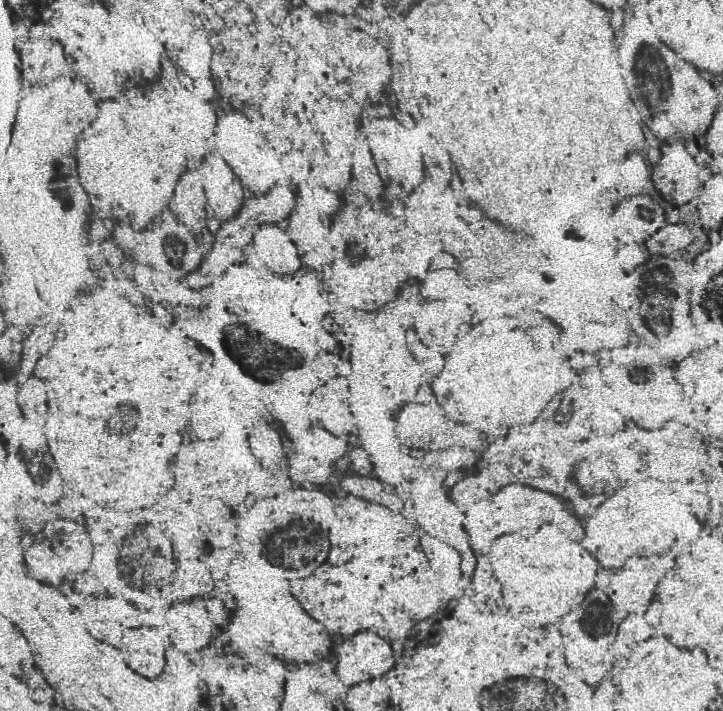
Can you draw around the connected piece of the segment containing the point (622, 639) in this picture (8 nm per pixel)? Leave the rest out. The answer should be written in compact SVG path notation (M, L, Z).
M630 614L620 622L618 636L616 636L616 648L622 656L628 656L632 646L650 638L654 634L654 626L650 626L642 616Z

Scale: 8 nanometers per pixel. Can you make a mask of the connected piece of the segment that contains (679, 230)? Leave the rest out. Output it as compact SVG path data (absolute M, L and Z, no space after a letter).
M666 222L656 234L648 238L648 250L662 256L676 256L674 252L682 252L690 244L692 232L686 224Z

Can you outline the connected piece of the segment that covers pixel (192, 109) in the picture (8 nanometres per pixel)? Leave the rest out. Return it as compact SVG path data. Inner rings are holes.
M162 80L156 88L148 88L146 92L142 90L124 90L124 94L116 100L102 100L100 102L100 112L98 112L98 118L92 122L90 128L86 128L80 136L80 142L78 142L78 168L80 168L80 180L82 180L82 186L86 188L88 196L90 196L90 202L92 206L108 216L108 218L116 218L116 220L122 220L126 224L130 224L132 228L136 230L142 230L144 226L148 226L148 222L160 214L166 206L172 204L174 200L174 190L182 178L182 174L186 170L192 170L192 172L200 172L202 164L204 164L204 158L212 152L214 144L216 144L216 120L218 120L218 106L216 102L206 102L206 100L200 100L192 90L184 88L178 80Z

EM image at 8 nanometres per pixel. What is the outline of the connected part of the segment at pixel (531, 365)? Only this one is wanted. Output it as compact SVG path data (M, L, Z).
M512 316L486 318L466 336L458 338L454 348L446 356L442 372L432 382L436 402L450 420L472 426L474 430L488 436L504 436L516 424L534 422L540 416L540 410L544 410L544 406L548 404L548 400L554 398L558 366L562 362L562 354L556 350L558 336L554 324L550 324L548 320L532 322Z

